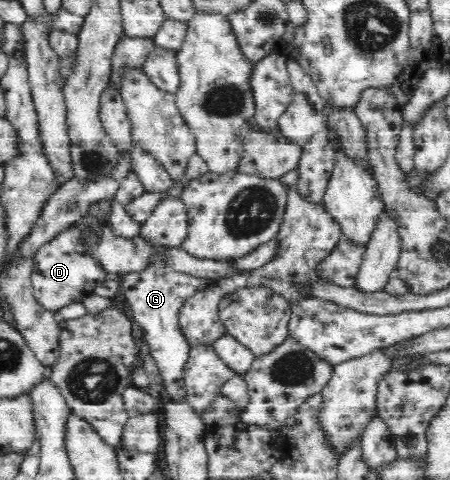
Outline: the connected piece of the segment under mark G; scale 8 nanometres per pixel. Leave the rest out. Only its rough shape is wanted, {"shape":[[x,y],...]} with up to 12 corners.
{"shape":[[159,262],[121,289],[159,368],[162,401],[185,401],[191,346],[178,317],[215,281]]}

